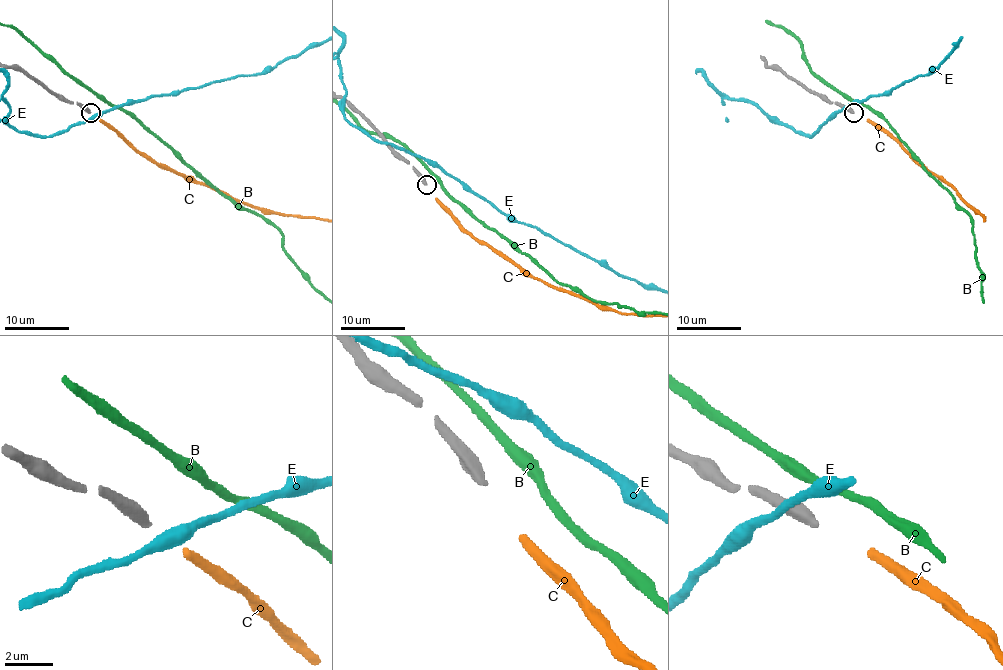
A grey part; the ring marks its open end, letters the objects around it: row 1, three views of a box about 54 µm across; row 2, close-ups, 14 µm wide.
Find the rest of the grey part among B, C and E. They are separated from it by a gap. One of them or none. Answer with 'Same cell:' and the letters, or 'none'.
Same cell: C

